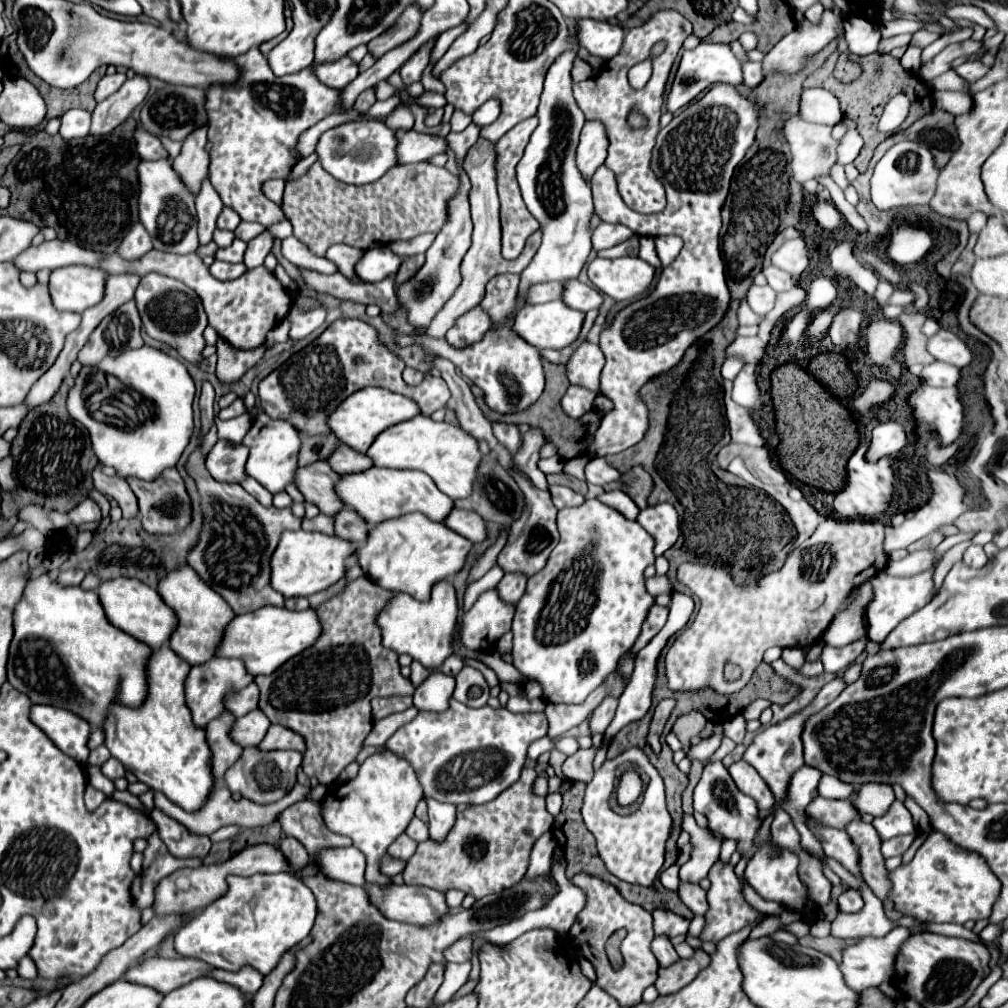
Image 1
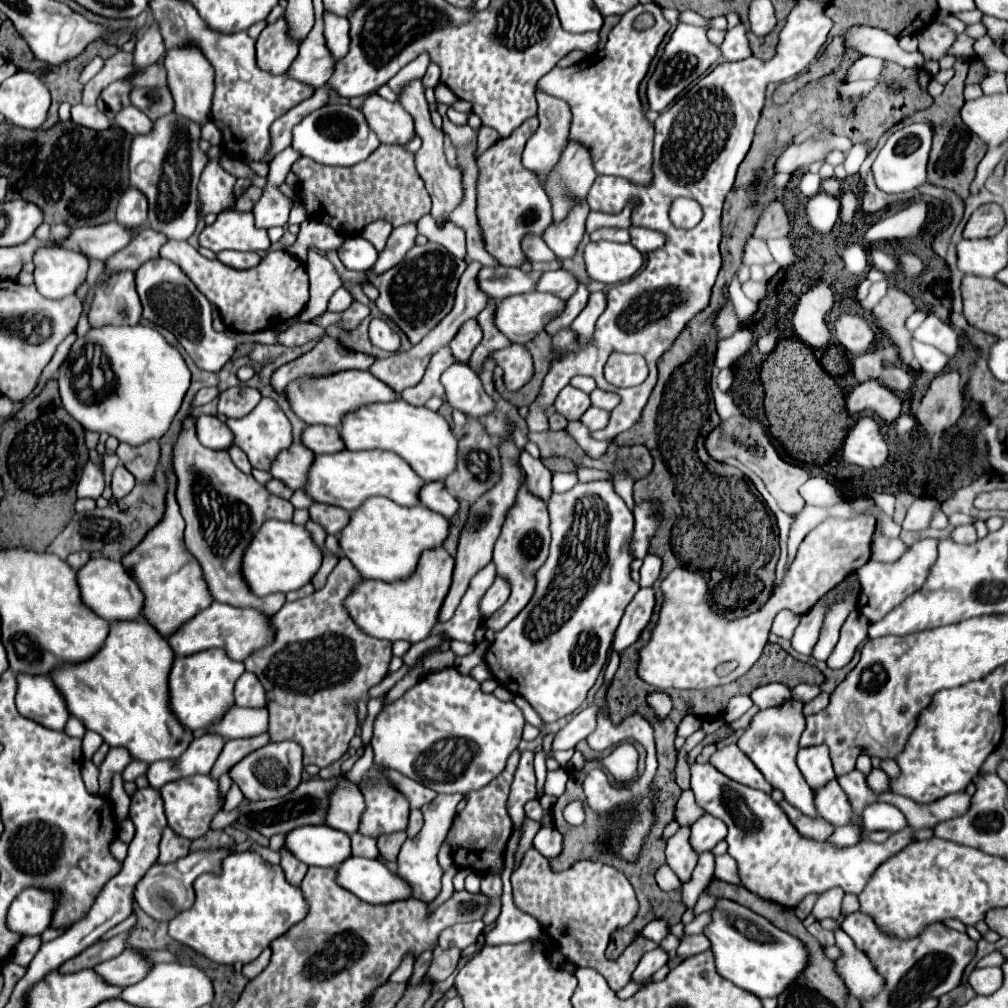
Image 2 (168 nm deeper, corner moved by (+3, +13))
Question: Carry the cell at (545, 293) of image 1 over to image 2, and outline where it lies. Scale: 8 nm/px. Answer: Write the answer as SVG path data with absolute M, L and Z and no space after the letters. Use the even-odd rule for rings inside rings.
M482 266L478 272L478 288L494 300L502 300L514 294L532 292L542 272L530 270L522 272L520 268L506 268L506 266Z

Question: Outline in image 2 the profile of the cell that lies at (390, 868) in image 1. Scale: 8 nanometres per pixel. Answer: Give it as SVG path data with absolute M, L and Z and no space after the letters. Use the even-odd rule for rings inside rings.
M358 832L350 836L352 840L352 856L362 856L362 858L378 858L378 848L376 848L376 838L370 836L360 836Z

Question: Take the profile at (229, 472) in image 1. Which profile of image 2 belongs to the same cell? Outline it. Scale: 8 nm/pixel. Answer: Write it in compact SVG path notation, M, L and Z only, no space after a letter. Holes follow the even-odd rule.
M198 416L196 436L206 448L212 450L228 450L234 442L230 428L224 422L220 422L216 416Z

